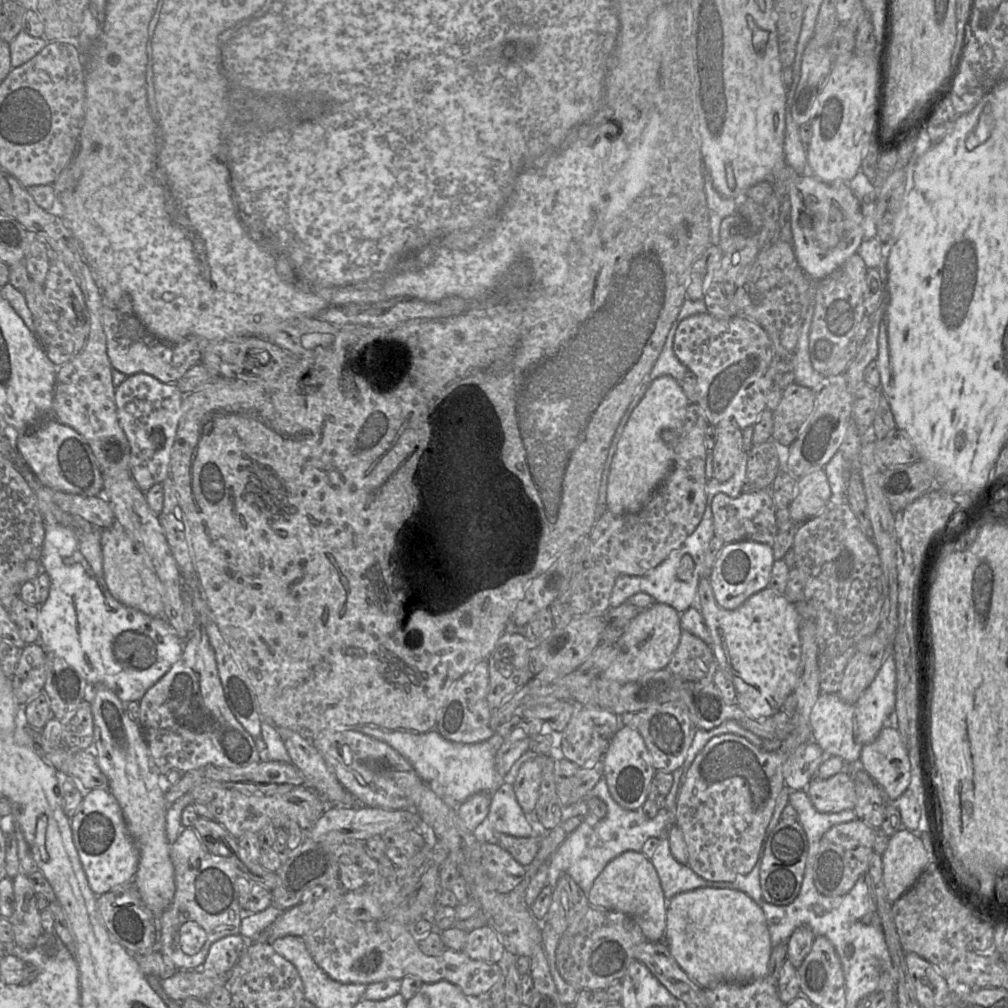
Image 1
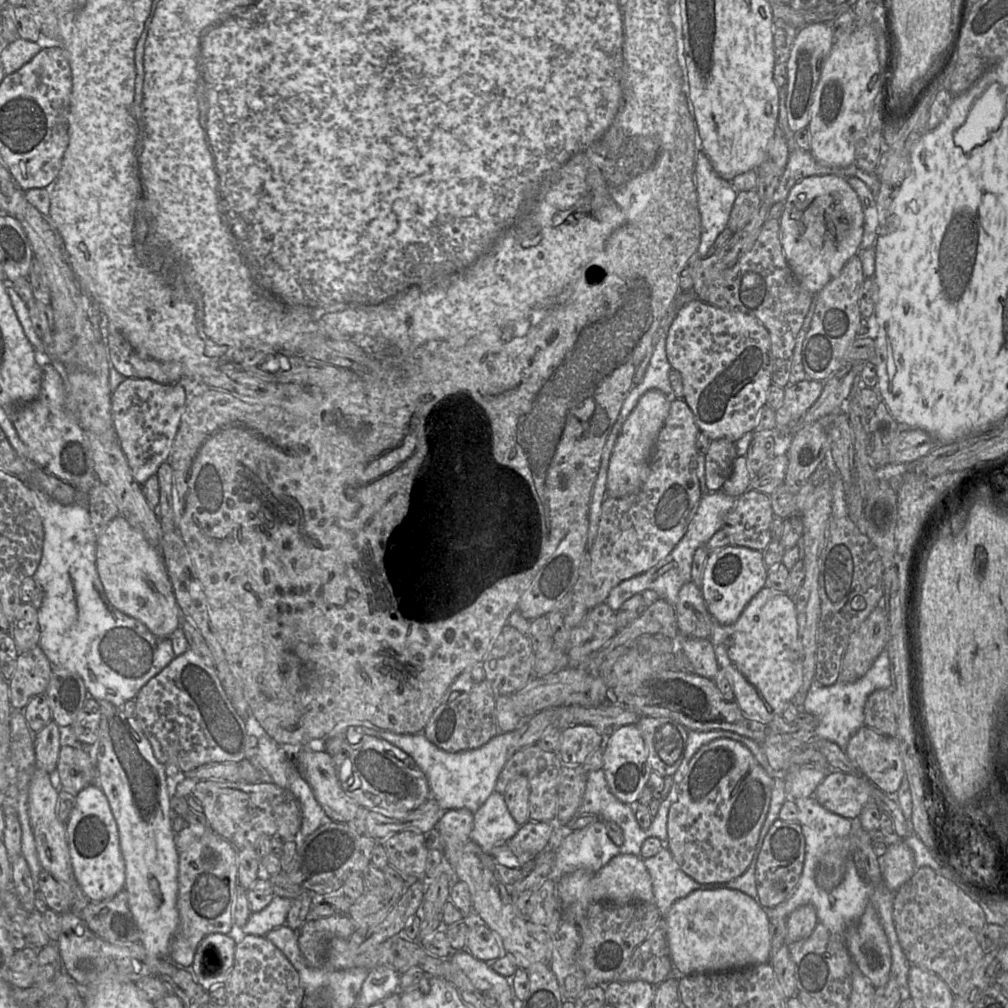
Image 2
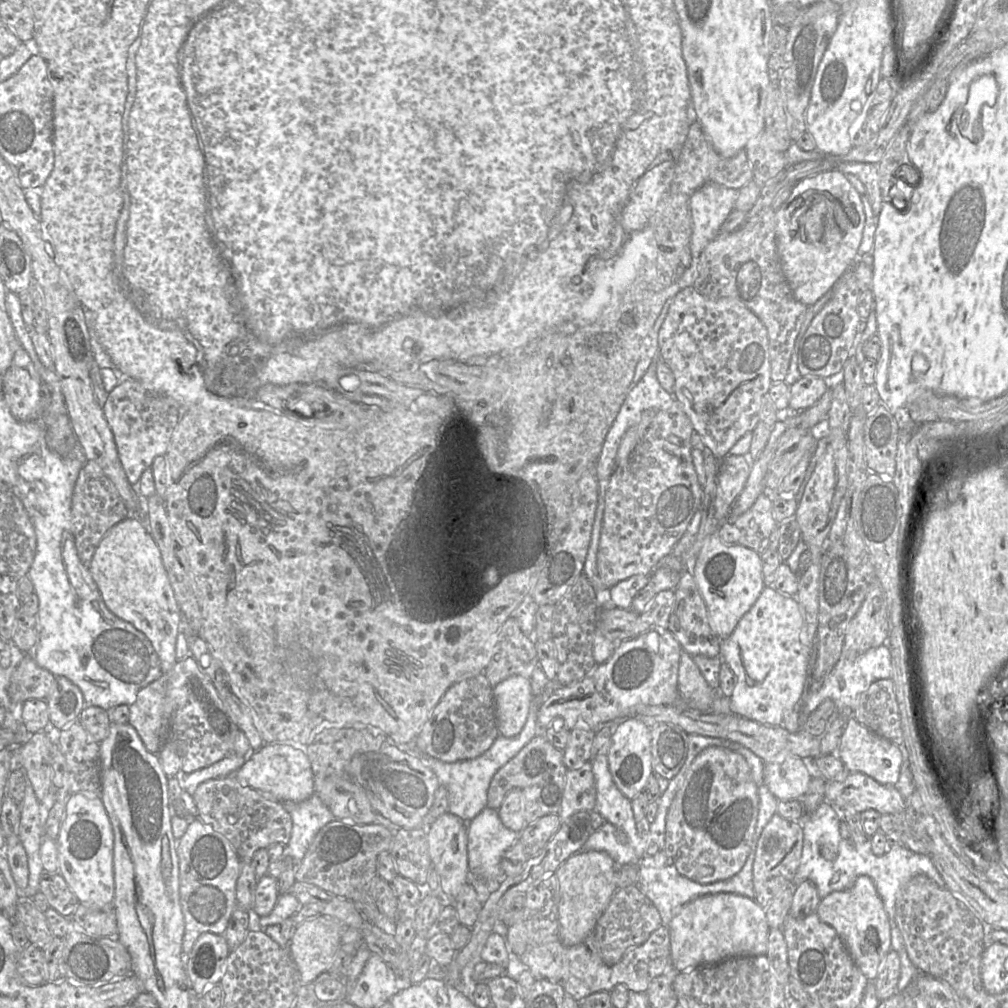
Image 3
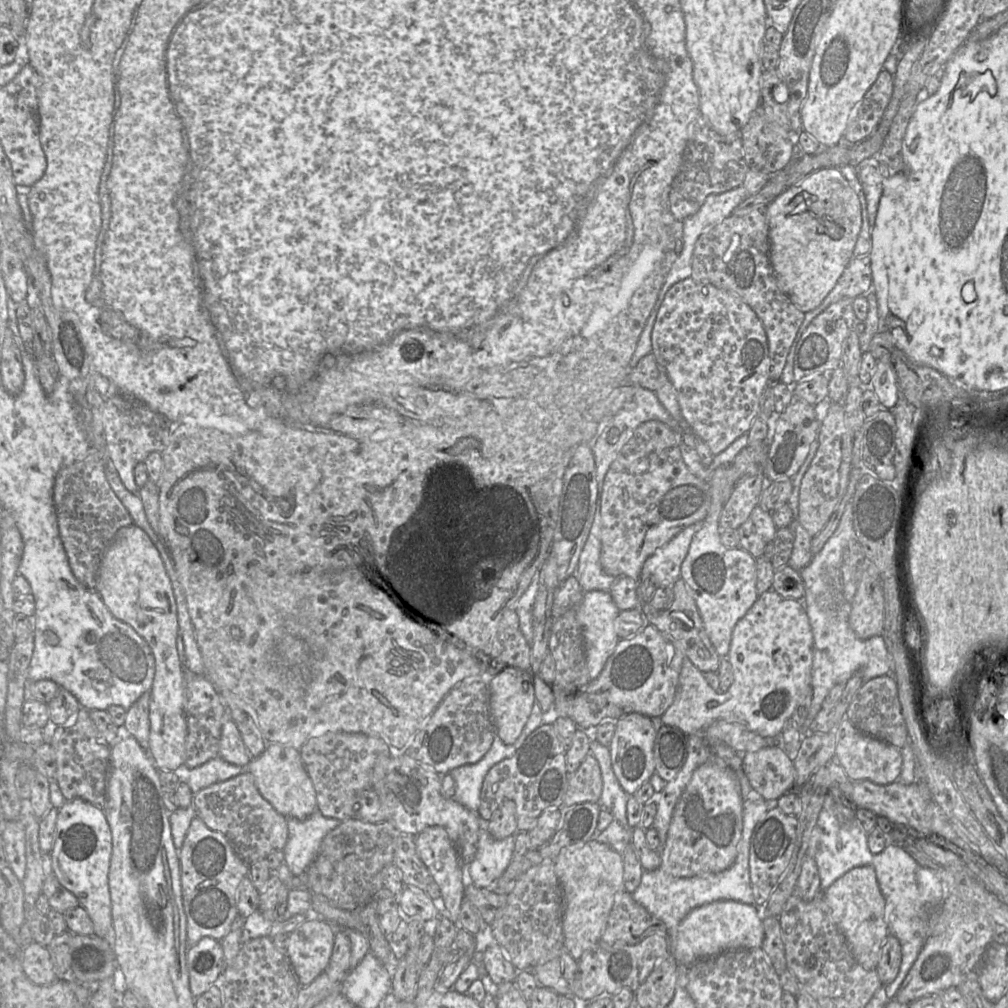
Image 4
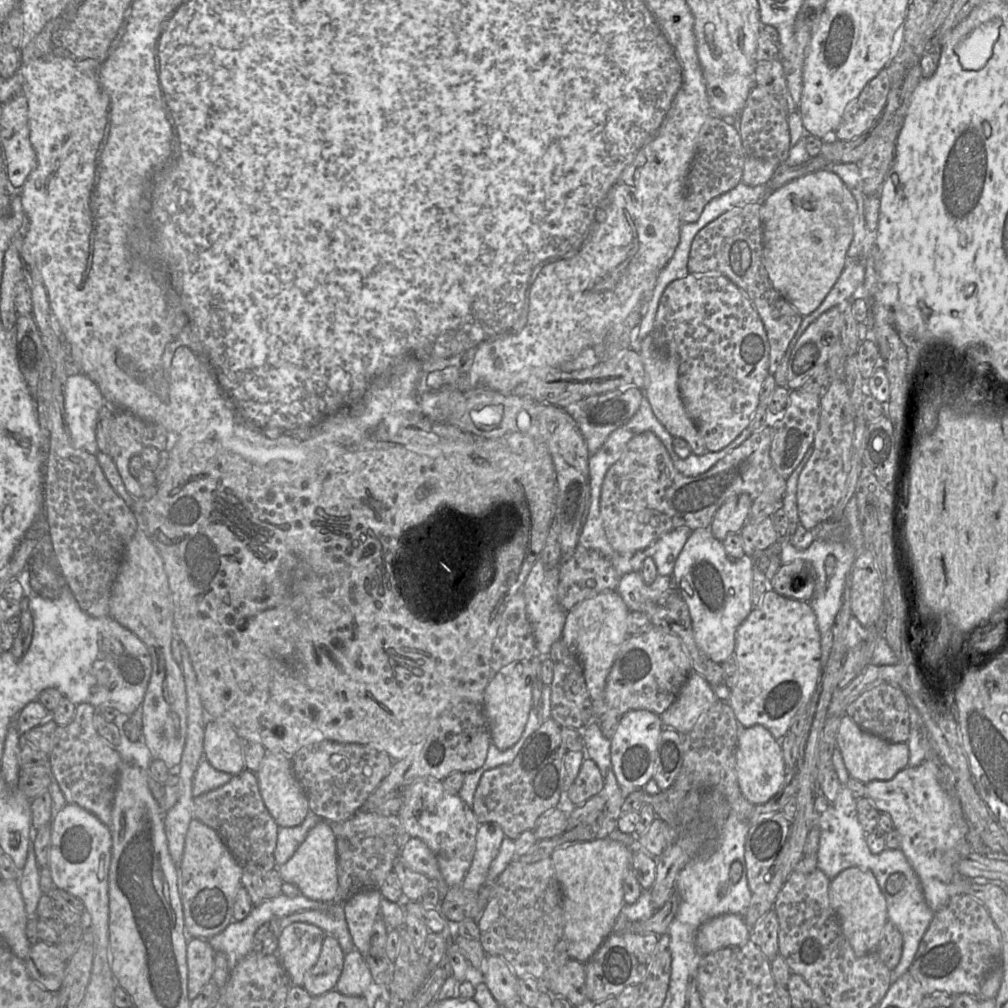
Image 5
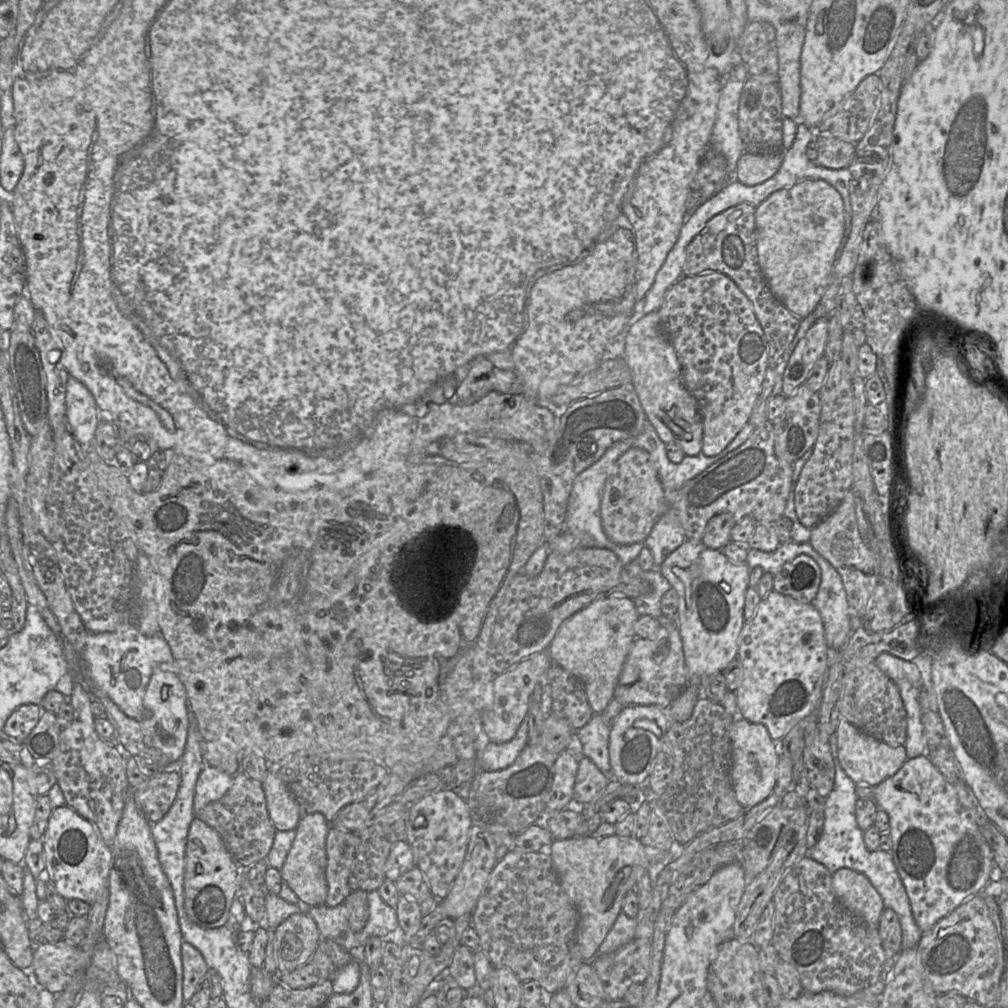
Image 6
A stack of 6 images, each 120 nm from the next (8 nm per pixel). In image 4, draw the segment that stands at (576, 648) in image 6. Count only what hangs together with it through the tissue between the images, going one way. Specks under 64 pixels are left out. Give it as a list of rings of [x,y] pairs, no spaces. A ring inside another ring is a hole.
[[[609,591],[584,592],[577,606],[576,617],[582,631],[591,680],[598,677],[620,640],[614,629],[619,612]]]

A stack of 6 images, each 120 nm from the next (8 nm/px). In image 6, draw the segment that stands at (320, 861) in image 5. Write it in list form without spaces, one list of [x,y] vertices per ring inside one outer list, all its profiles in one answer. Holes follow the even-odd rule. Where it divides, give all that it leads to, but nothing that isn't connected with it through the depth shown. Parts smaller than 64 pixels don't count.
[[[321,813],[302,817],[296,827],[296,836],[286,860],[280,869],[281,878],[300,901],[312,907],[325,905],[328,893],[326,880],[326,837],[331,825]]]

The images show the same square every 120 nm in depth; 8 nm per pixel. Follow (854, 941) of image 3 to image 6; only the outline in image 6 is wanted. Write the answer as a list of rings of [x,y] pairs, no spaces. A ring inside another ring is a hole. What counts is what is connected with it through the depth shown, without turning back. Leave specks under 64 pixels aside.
[[[841,868],[833,874],[832,885],[837,899],[847,911],[861,923],[878,927],[884,902],[864,874]]]

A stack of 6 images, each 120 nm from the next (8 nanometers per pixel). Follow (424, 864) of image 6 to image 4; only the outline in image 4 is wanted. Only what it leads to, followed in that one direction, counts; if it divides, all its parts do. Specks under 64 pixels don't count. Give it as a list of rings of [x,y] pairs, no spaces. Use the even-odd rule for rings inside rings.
[[[404,753],[397,756],[380,754],[372,771],[372,789],[378,794],[384,806],[387,820],[390,820],[401,834],[416,836],[428,826],[442,826],[454,844],[462,865],[469,865],[477,851],[480,828],[486,822],[477,813],[467,809],[453,798],[446,798],[441,794],[441,776]]]

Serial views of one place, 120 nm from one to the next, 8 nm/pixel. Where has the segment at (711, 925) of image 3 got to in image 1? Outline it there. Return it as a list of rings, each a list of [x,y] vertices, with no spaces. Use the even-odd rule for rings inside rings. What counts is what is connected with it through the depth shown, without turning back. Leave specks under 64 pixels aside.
[[[701,887],[676,894],[667,904],[664,941],[687,976],[703,989],[723,982],[750,983],[768,974],[772,946],[766,918],[757,903],[741,890]]]

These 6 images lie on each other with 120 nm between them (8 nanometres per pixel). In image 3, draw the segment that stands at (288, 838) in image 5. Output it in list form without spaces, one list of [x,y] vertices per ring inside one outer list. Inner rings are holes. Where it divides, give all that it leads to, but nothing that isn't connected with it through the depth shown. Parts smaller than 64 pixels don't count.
[[[316,793],[304,801],[285,801],[283,804],[292,818],[291,837],[284,854],[299,863],[319,830],[335,817]]]

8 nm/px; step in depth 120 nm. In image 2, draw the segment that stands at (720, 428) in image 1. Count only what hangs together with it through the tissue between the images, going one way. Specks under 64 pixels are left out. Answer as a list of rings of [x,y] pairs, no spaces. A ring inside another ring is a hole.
[[[728,439],[713,440],[705,455],[706,485],[710,492],[722,489],[733,470],[733,464],[738,457],[736,445]]]

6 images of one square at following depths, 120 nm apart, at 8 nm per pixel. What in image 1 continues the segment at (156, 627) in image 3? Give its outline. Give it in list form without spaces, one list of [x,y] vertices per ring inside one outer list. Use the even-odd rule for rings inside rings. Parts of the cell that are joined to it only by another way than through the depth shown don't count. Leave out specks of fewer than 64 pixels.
[[[114,523],[101,530],[103,573],[107,588],[120,603],[152,617],[164,617],[162,585],[146,552],[142,552],[123,527]]]

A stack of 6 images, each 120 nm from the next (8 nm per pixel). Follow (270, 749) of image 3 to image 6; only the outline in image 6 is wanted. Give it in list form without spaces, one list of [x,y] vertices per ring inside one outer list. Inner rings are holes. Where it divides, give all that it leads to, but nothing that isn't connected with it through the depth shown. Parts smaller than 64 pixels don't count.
[[[269,765],[262,788],[274,828],[277,831],[295,829],[301,819],[299,805],[277,773],[277,766]]]

